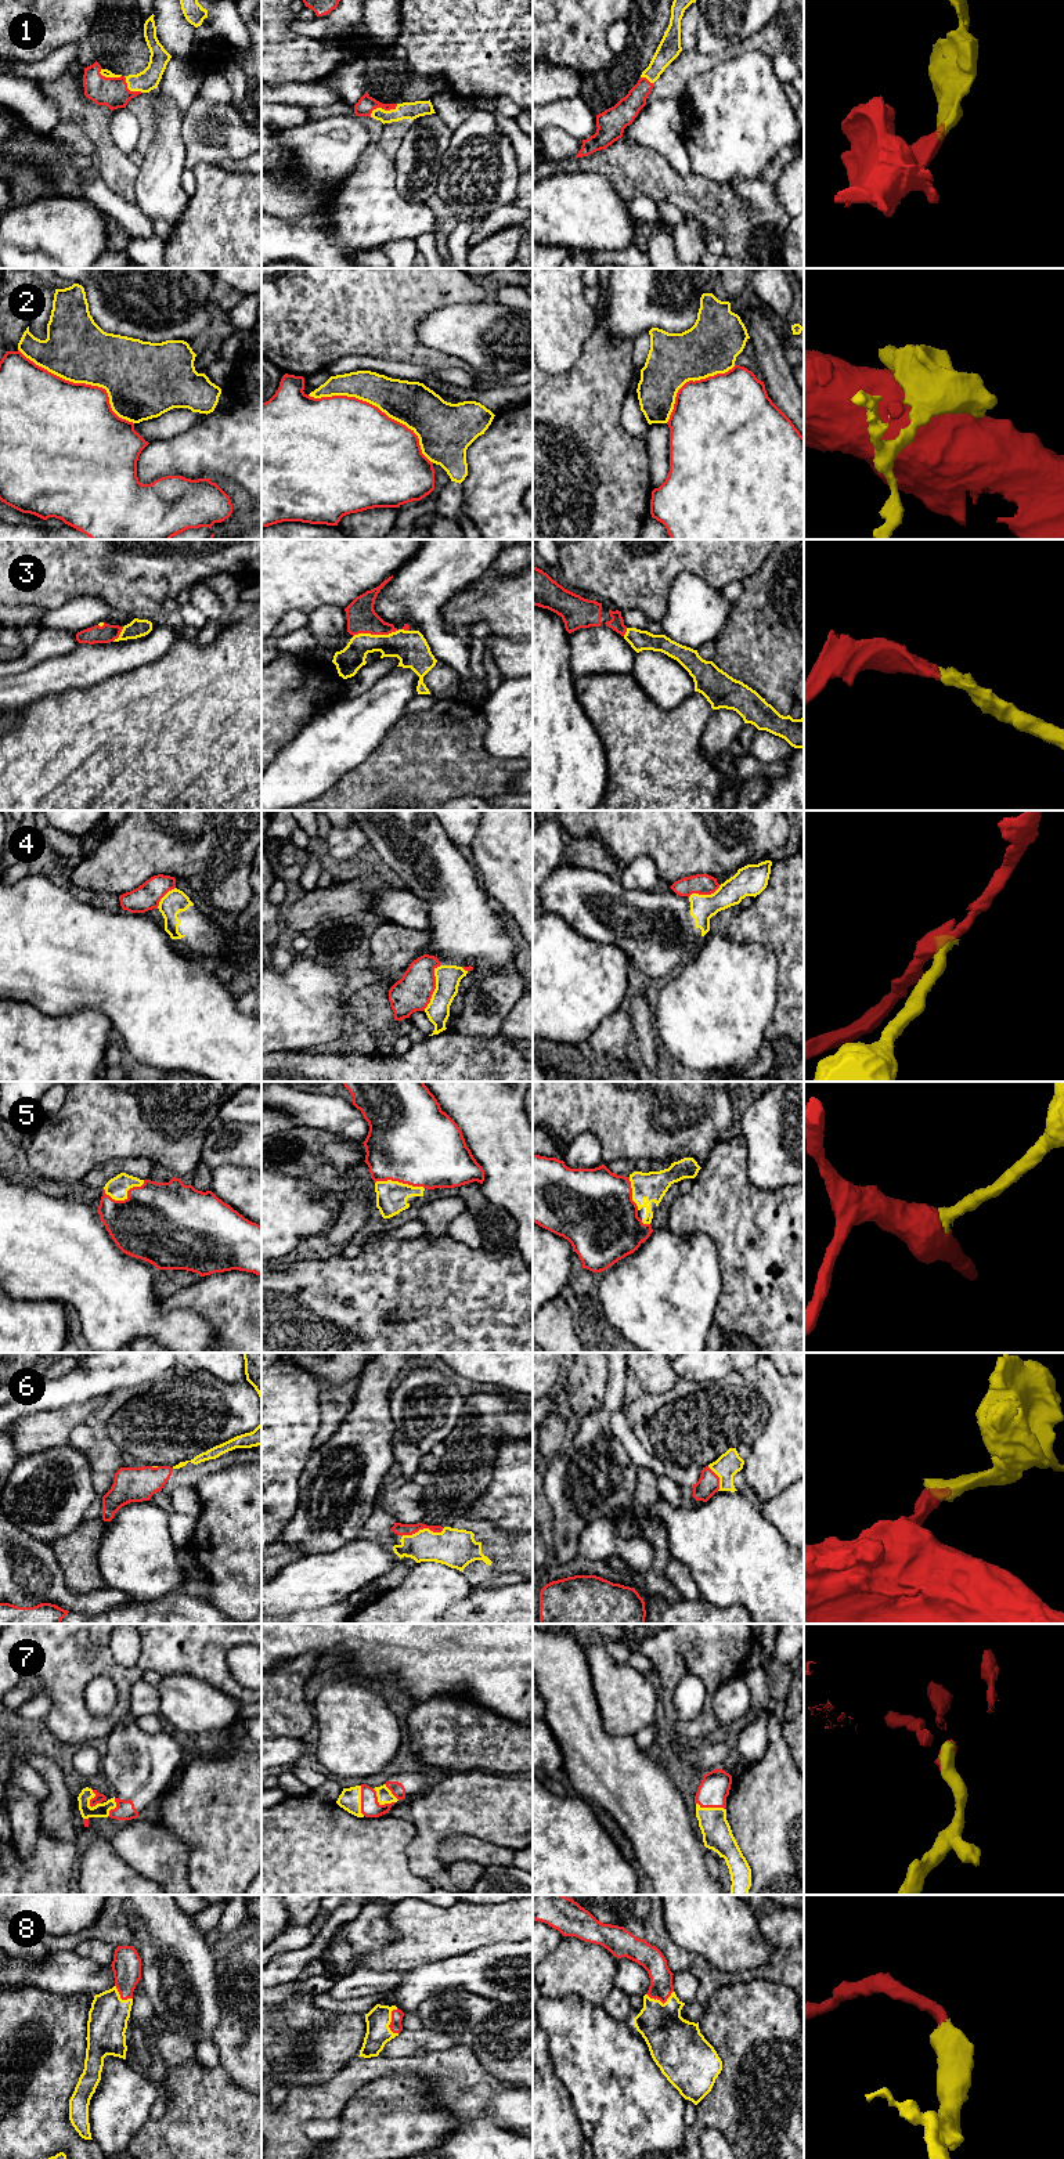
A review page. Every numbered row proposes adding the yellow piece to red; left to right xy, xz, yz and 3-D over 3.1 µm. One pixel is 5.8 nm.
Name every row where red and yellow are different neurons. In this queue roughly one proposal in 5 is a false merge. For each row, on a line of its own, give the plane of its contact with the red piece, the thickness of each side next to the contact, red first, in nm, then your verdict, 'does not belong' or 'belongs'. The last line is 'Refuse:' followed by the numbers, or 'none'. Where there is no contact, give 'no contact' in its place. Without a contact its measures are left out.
1: xz | 100/100 nm | belongs
2: xz | 500/260 nm | does not belong
3: xz | 180/190 nm | belongs
4: xz | 220/140 nm | does not belong
5: xy | 480/120 nm | belongs
6: xz | 70/220 nm | belongs
7: xz | 110/90 nm | belongs
8: xz | 70/140 nm | belongs
Refuse: 2, 4

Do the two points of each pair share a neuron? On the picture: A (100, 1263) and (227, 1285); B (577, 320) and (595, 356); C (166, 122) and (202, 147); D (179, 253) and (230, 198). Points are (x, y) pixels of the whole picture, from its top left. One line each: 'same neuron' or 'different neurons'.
A: different neurons
B: different neurons
C: different neurons
D: same neuron

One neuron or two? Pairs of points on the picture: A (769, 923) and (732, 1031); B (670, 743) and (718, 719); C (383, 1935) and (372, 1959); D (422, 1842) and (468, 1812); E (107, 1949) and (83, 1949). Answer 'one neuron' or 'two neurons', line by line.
A: two neurons
B: two neurons
C: two neurons
D: one neuron
E: one neuron

